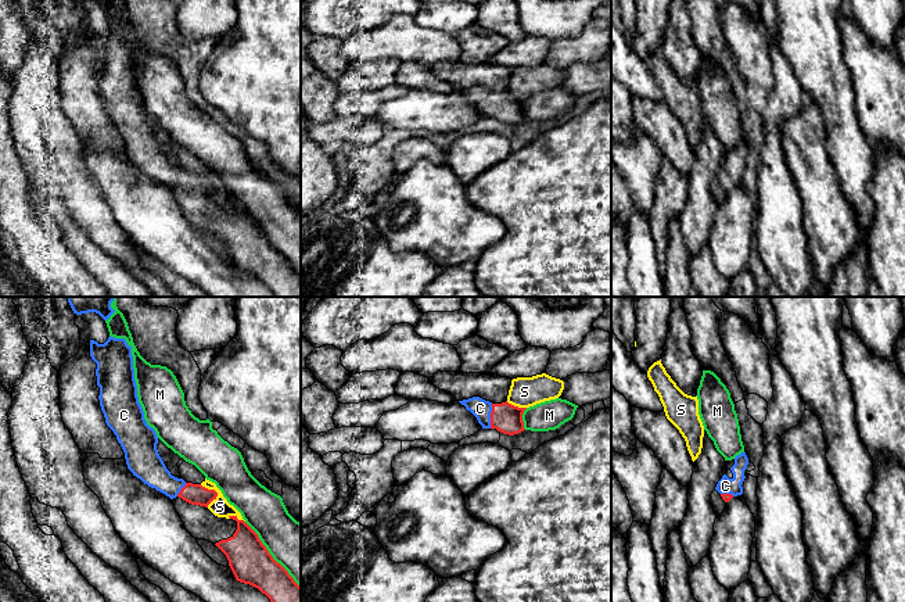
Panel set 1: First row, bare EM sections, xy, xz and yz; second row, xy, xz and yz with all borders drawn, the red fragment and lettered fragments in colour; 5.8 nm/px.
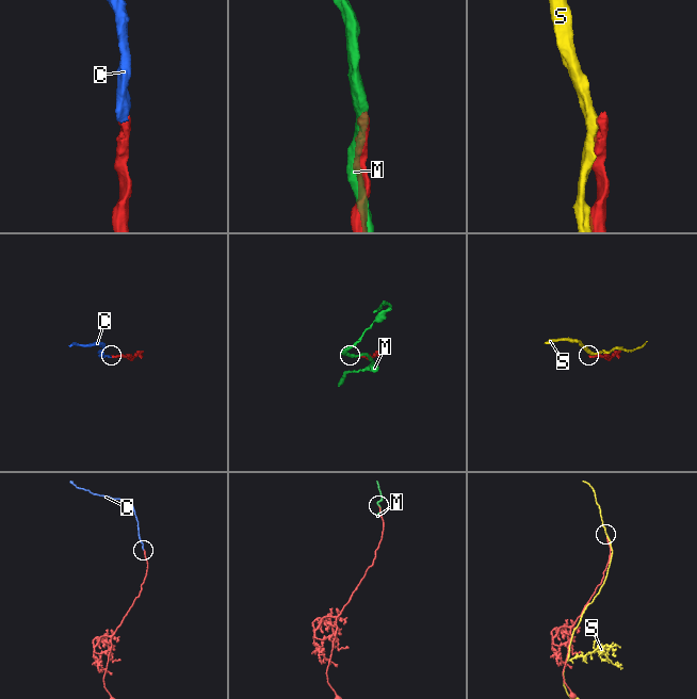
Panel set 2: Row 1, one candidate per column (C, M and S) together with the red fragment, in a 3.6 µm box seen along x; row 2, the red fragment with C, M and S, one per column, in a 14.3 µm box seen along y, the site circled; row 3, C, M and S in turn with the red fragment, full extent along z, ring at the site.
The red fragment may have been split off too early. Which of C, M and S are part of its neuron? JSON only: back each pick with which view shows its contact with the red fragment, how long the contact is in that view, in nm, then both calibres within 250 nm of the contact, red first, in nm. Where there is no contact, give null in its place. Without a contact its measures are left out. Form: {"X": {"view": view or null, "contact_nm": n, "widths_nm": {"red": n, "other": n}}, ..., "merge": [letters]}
{"C": {"view": "xz", "contact_nm": 140, "widths_nm": {"red": 170, "other": 110}}, "merge": ["C"]}

